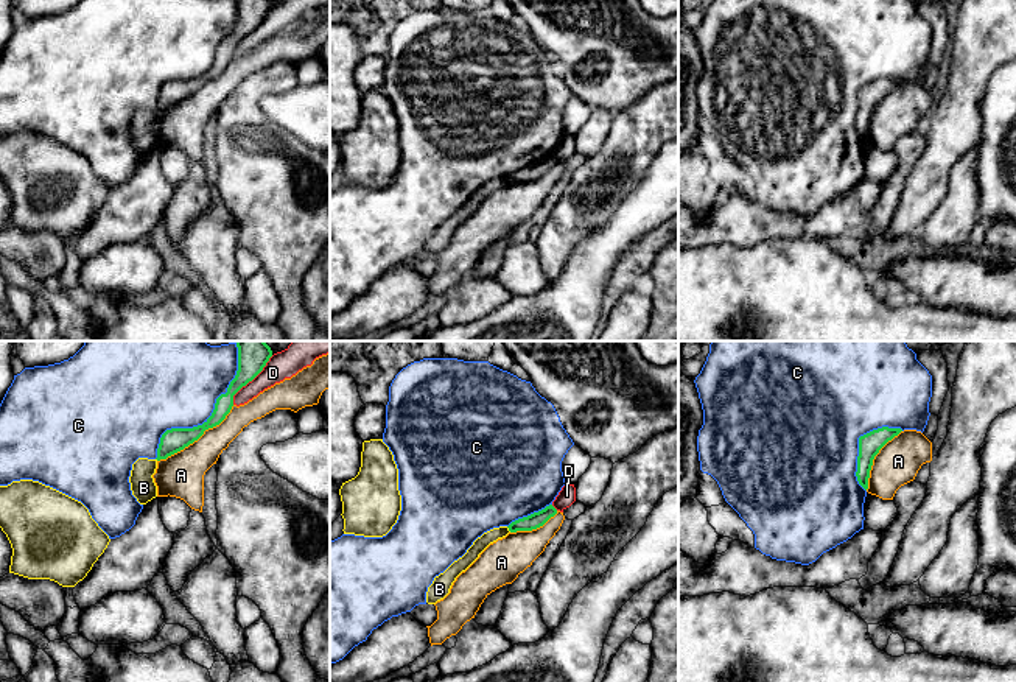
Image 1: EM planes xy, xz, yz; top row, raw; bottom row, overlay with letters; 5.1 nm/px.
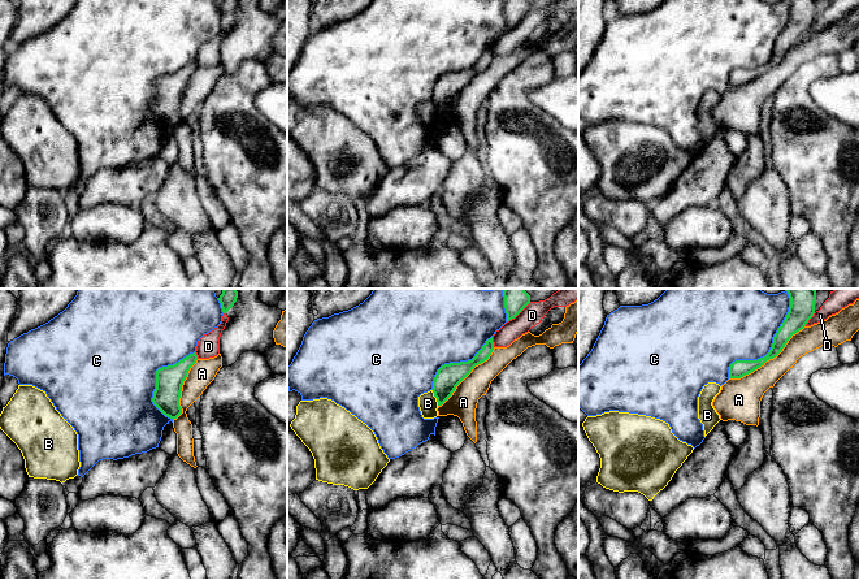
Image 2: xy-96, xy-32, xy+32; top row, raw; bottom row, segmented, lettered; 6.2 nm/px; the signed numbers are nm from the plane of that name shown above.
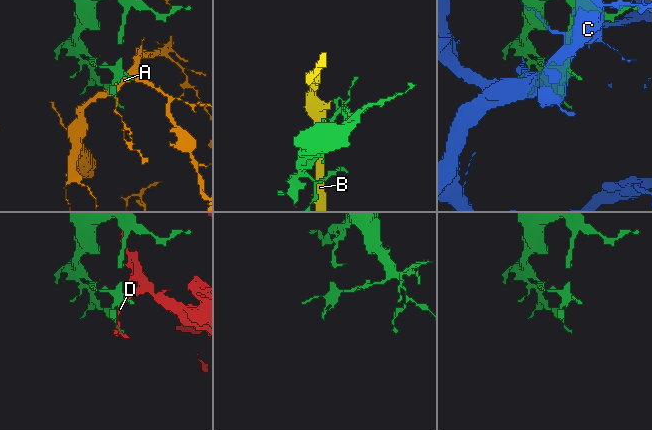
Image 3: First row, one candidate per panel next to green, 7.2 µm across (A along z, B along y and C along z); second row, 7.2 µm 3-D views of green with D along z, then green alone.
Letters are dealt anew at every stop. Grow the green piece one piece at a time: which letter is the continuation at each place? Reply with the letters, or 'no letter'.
no letter

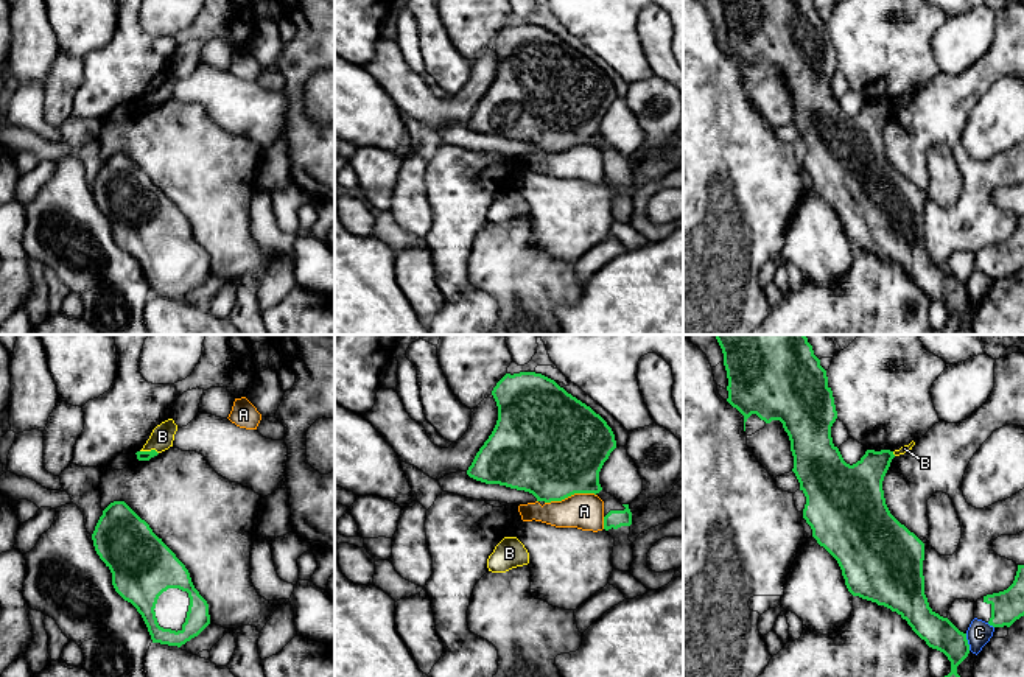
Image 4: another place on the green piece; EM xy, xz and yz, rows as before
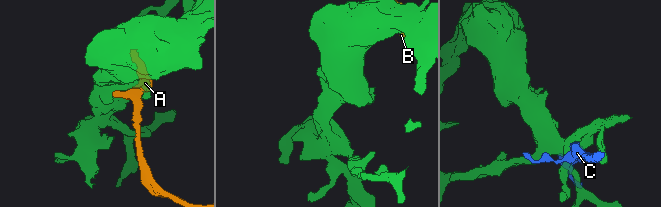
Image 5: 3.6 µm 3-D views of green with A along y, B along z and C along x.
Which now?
no letter

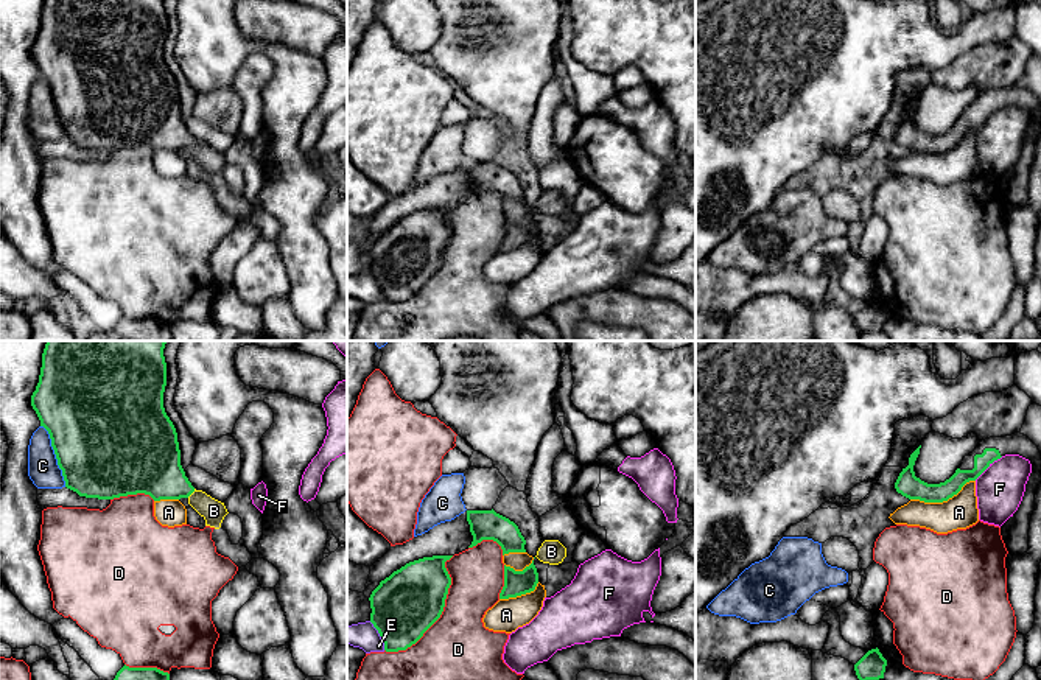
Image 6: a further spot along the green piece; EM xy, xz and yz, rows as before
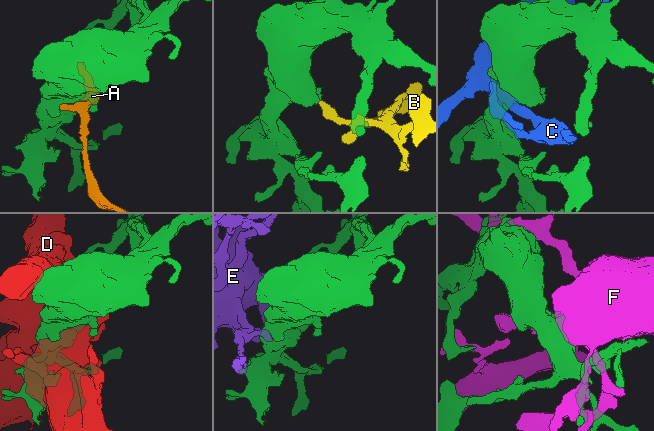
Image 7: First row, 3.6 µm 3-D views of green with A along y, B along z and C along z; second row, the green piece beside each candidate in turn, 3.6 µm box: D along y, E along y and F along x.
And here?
B

